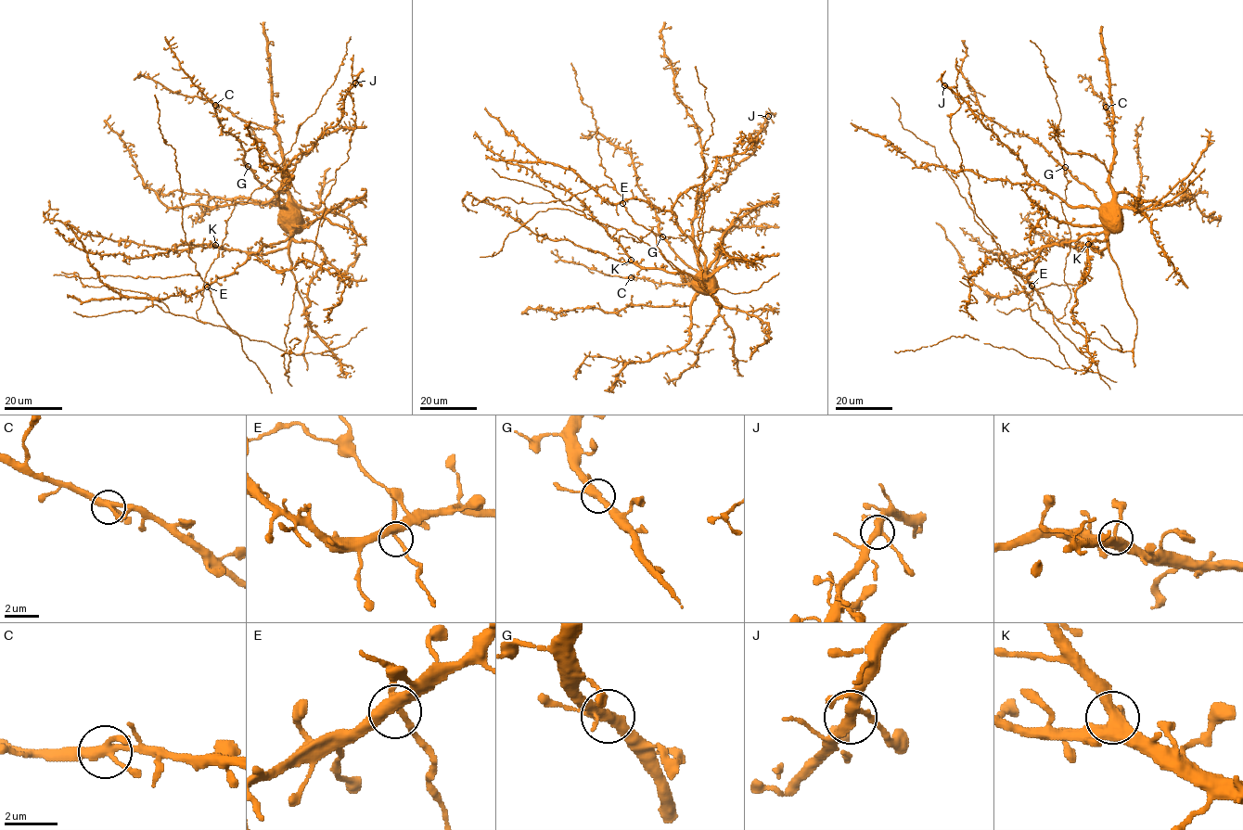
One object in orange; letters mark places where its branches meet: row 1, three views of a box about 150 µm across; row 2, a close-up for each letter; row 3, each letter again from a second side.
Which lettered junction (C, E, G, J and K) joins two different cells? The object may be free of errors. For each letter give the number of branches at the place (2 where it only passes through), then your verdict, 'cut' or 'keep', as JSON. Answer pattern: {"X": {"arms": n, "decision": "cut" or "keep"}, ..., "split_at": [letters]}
{"C": {"arms": 4, "decision": "keep"}, "E": {"arms": 4, "decision": "keep"}, "G": {"arms": 4, "decision": "keep"}, "J": {"arms": 4, "decision": "keep"}, "K": {"arms": 4, "decision": "keep"}, "split_at": []}

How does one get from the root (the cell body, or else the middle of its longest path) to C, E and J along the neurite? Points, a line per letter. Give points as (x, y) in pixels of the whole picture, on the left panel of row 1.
C: (290, 211), (284, 208), (288, 197), (288, 184), (280, 137), (271, 129), (240, 120), (215, 105)
E: (290, 211), (293, 210), (297, 214), (290, 236), (250, 253), (232, 273), (217, 277), (207, 287)
J: (290, 211), (279, 205), (278, 190), (287, 166), (307, 152), (338, 123), (343, 99), (355, 82)

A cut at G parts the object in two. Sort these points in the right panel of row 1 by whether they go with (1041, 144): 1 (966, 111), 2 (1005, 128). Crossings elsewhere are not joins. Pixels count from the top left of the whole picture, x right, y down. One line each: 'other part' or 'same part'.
1: other part
2: same part

